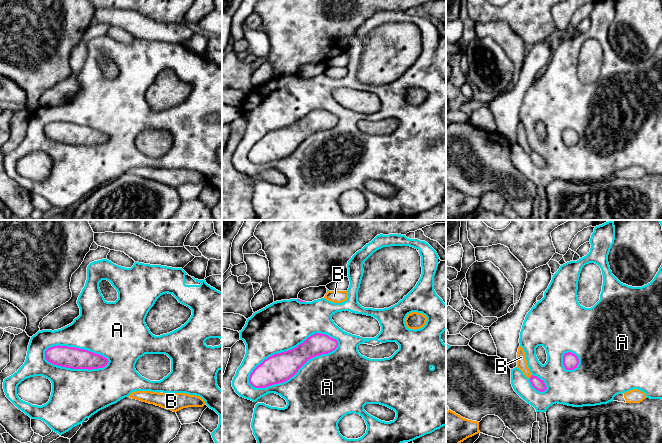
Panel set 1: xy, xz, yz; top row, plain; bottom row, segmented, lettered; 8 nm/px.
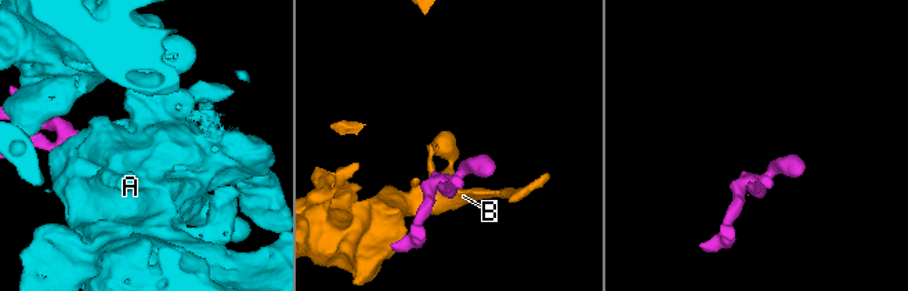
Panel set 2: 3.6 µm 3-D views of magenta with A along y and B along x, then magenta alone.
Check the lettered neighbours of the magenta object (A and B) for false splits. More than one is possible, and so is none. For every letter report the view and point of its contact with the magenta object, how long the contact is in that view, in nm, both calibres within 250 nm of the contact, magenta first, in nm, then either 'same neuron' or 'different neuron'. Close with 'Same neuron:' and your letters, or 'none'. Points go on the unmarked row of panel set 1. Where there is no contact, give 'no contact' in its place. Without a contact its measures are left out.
A: xz (294, 150) | 800 nm | 240/500 nm | different neuron
B: yz (531, 152) | 40 nm | 90/80 nm | different neuron
Same neuron: none

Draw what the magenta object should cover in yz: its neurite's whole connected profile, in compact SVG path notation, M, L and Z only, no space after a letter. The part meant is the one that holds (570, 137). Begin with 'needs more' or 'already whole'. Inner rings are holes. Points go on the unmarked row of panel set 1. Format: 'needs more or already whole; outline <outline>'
already whole; outline M571 128L564 130L563 141L566 146L573 146L573 145L577 144L578 140L579 140L579 135L575 130L573 130Z

